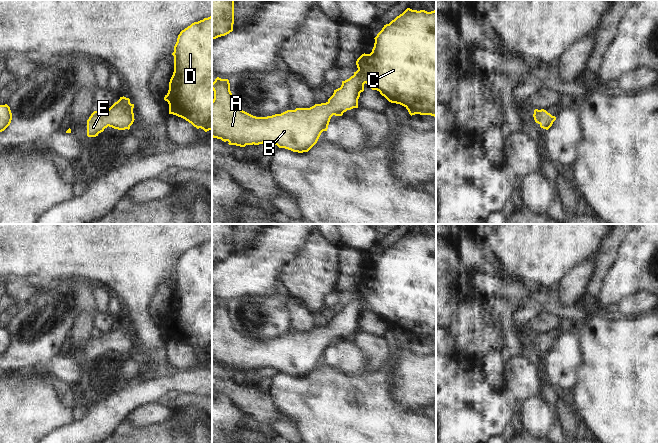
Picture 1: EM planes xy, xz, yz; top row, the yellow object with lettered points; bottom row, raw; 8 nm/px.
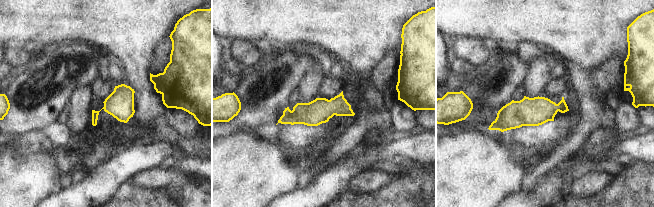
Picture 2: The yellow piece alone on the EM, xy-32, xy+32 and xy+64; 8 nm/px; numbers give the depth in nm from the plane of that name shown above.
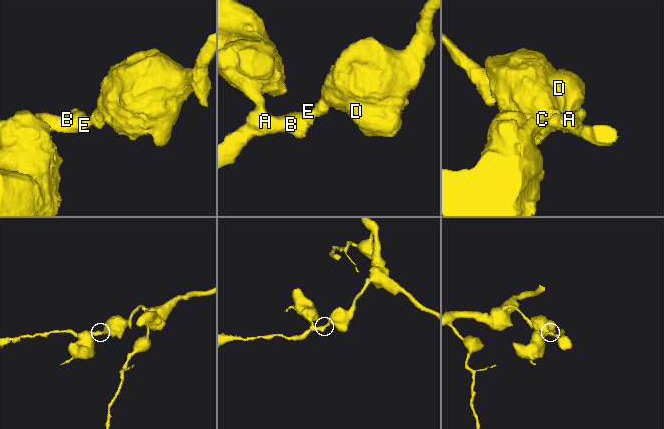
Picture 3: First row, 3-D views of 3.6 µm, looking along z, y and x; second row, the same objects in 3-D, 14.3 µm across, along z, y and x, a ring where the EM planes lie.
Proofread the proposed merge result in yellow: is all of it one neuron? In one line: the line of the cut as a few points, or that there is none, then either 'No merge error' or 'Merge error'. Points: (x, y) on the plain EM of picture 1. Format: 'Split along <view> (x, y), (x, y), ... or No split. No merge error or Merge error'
No split. No merge error

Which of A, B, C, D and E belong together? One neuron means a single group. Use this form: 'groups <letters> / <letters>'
groups A B C D E

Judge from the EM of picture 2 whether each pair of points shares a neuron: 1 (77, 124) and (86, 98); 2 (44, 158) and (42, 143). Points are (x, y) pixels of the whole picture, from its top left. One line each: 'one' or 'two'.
1: one
2: two

